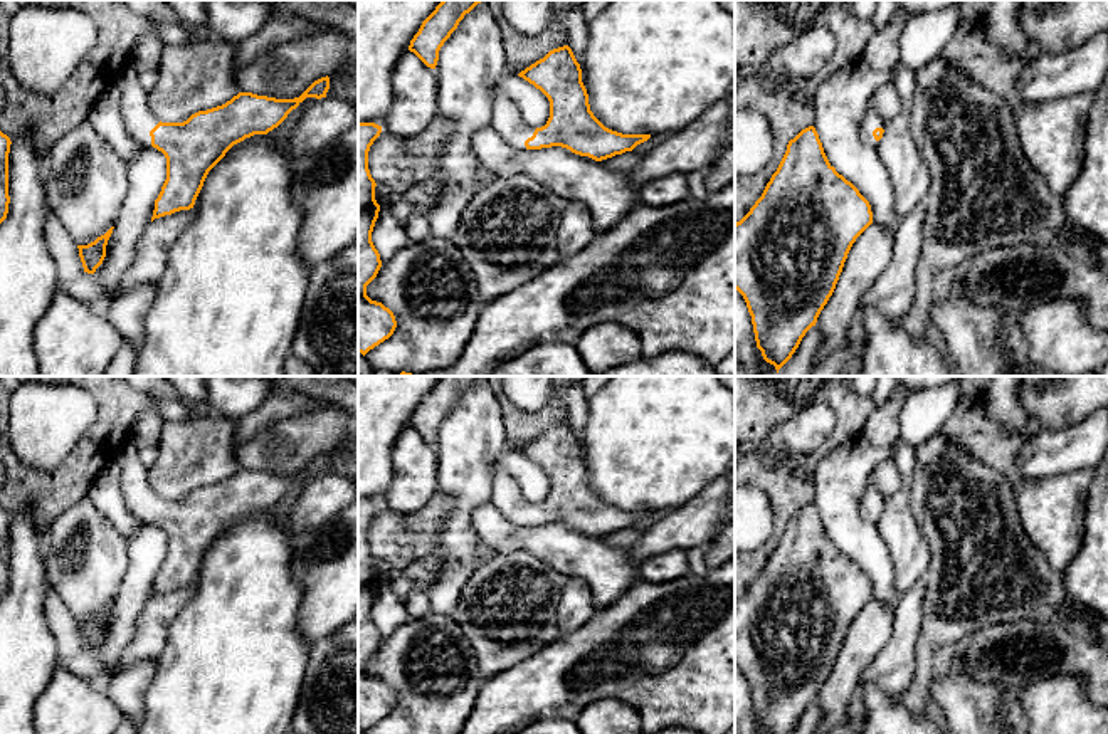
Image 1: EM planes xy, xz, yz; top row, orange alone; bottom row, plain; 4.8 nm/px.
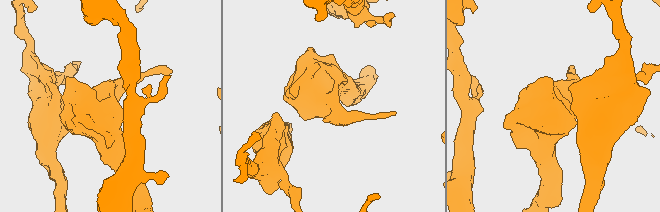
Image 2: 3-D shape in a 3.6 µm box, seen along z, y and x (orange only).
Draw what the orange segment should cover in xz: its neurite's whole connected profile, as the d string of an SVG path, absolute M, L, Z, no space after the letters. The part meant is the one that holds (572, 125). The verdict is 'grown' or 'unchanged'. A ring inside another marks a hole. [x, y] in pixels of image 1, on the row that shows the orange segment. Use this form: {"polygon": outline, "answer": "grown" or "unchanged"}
{"polygon": "M568 45L550 50L518 74L550 101L545 126L531 128L498 86L493 97L494 131L514 149L562 146L595 161L632 151L651 134L622 134L605 128L590 111L582 69Z", "answer": "grown"}

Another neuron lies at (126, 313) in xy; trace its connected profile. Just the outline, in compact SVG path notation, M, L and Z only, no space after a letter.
M146 284L116 296L104 309L111 326L138 349L145 339L145 319L155 302L156 284Z

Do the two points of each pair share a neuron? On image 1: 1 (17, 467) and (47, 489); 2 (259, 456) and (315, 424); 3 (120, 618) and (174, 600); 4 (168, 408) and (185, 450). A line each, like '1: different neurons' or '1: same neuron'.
1: same neuron
2: same neuron
3: different neurons
4: different neurons

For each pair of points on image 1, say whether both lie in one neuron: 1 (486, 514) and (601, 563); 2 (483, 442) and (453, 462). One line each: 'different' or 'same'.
1: same
2: same

